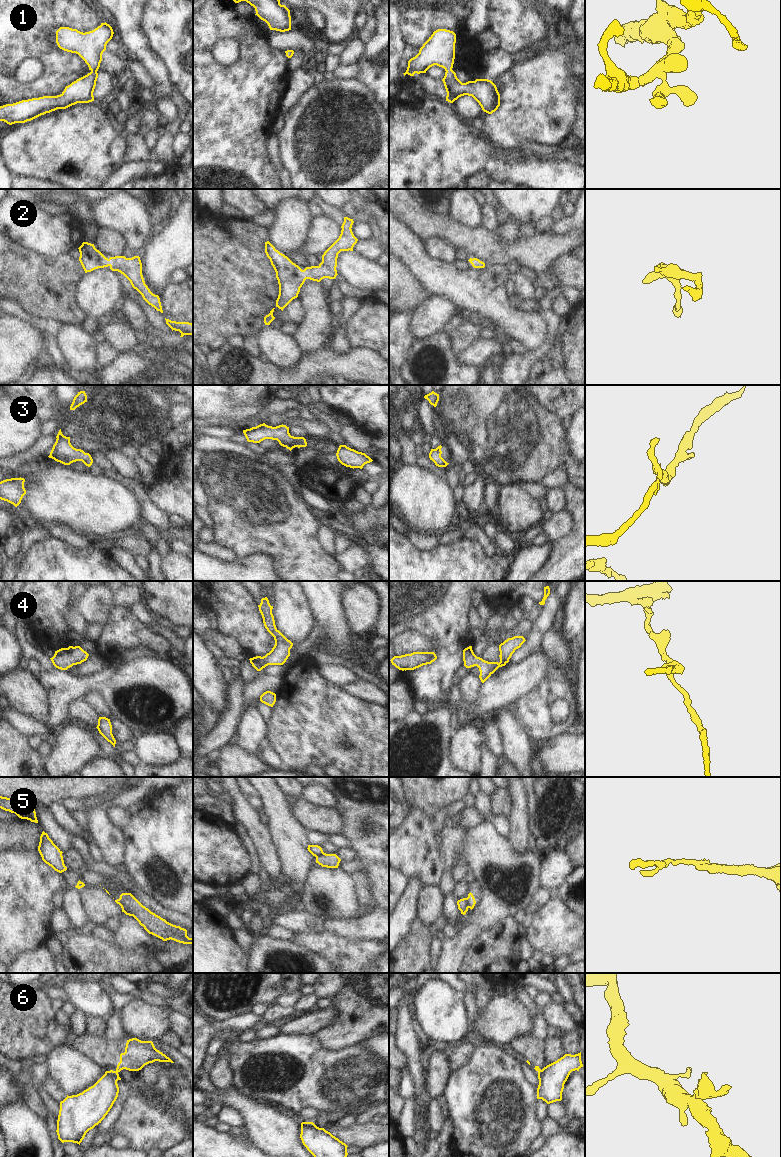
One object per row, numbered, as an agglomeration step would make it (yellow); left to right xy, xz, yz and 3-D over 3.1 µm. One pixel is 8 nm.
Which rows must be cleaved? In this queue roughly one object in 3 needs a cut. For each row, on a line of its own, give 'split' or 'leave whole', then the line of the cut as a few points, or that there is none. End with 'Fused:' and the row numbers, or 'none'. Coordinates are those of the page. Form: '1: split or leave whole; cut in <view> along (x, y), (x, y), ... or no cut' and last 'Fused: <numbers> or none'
1: leave whole; no cut
2: leave whole; no cut
3: leave whole; no cut
4: leave whole; no cut
5: split; cut in yz along (467, 897), (468, 907)
6: split; cut in yz along (541, 1070), (538, 1072)
Fused: 5, 6

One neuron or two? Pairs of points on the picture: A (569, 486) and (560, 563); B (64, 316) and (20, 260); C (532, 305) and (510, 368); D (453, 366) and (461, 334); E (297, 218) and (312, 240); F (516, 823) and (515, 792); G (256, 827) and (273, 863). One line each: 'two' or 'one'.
A: one
B: one
C: two
D: two
E: two
F: one
G: one

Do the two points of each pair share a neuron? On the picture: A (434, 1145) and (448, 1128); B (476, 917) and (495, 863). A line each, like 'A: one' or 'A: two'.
A: one
B: one

